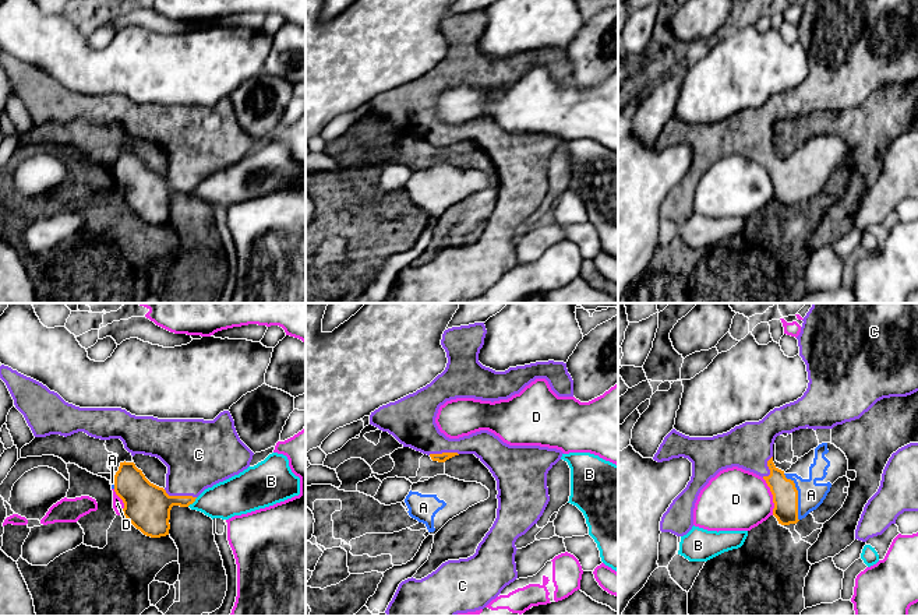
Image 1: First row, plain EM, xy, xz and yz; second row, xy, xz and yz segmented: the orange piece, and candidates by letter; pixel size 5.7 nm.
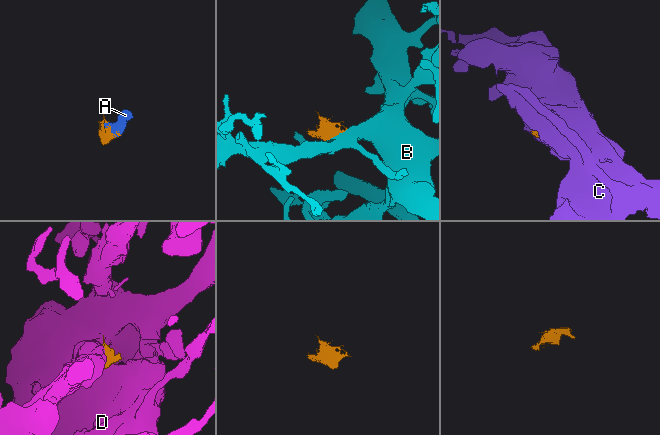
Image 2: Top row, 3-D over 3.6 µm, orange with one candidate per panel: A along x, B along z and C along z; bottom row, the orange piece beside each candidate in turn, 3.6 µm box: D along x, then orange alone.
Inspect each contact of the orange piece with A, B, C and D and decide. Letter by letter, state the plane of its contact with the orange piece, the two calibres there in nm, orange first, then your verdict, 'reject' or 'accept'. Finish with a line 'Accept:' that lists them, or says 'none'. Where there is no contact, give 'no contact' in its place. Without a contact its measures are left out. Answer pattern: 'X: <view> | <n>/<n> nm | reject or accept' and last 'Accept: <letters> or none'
A: yz | 140/160 nm | accept
B: xy | 260/220 nm | reject
C: xy | 260/360 nm | accept
D: yz | 140/360 nm | reject
Accept: A, C

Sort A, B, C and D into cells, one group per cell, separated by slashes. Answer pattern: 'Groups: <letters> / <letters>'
Groups: A C / B / D

